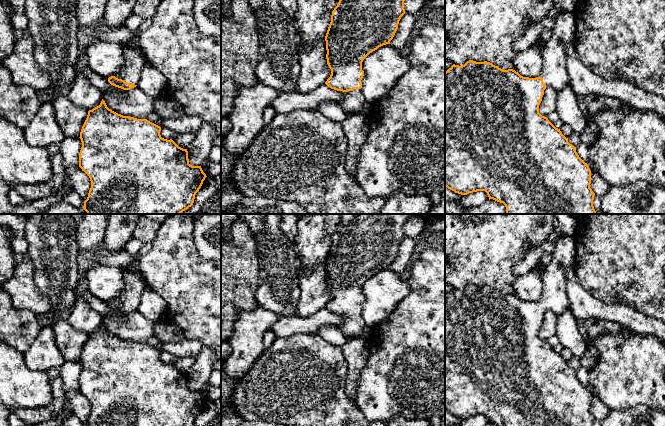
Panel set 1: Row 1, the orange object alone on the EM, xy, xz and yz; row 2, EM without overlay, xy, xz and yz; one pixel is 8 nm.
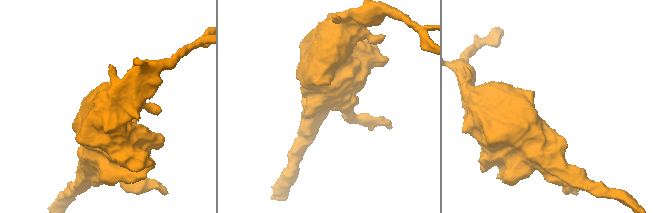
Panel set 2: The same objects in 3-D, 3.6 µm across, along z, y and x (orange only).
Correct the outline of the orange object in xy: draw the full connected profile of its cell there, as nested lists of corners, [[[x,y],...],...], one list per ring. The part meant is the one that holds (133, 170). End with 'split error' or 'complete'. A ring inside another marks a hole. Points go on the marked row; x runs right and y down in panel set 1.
[[[102,99],[99,106],[88,111],[87,118],[80,132],[82,147],[79,153],[79,167],[90,178],[91,188],[87,199],[84,201],[83,209],[87,214],[181,214],[194,203],[195,195],[201,188],[203,181],[207,177],[201,166],[189,164],[188,151],[179,147],[172,139],[167,140],[160,135],[161,127],[148,121],[147,119],[137,119],[123,116],[109,109]]] | complete

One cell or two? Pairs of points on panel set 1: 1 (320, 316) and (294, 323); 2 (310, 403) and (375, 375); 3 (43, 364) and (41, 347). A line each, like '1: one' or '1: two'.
1: one
2: two
3: one

